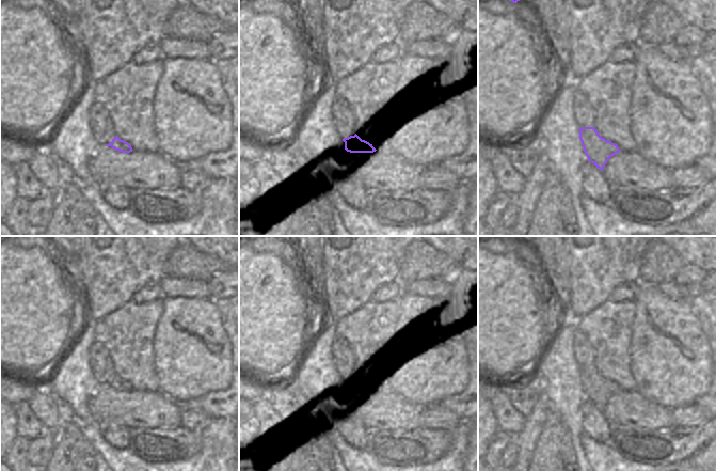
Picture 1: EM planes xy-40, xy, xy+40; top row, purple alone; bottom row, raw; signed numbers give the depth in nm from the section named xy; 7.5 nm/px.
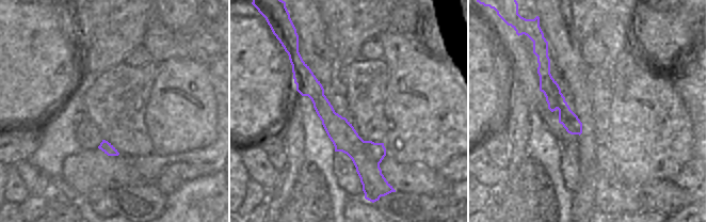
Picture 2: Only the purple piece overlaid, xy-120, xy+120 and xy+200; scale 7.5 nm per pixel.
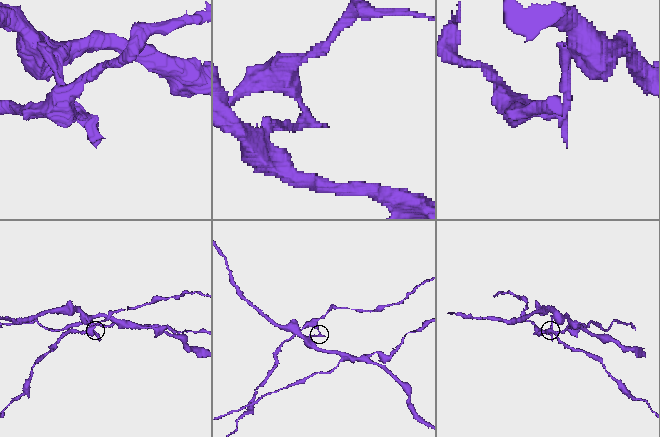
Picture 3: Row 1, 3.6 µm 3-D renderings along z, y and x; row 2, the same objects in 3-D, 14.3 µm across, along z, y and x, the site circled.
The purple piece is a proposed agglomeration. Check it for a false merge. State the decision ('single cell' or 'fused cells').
fused cells

